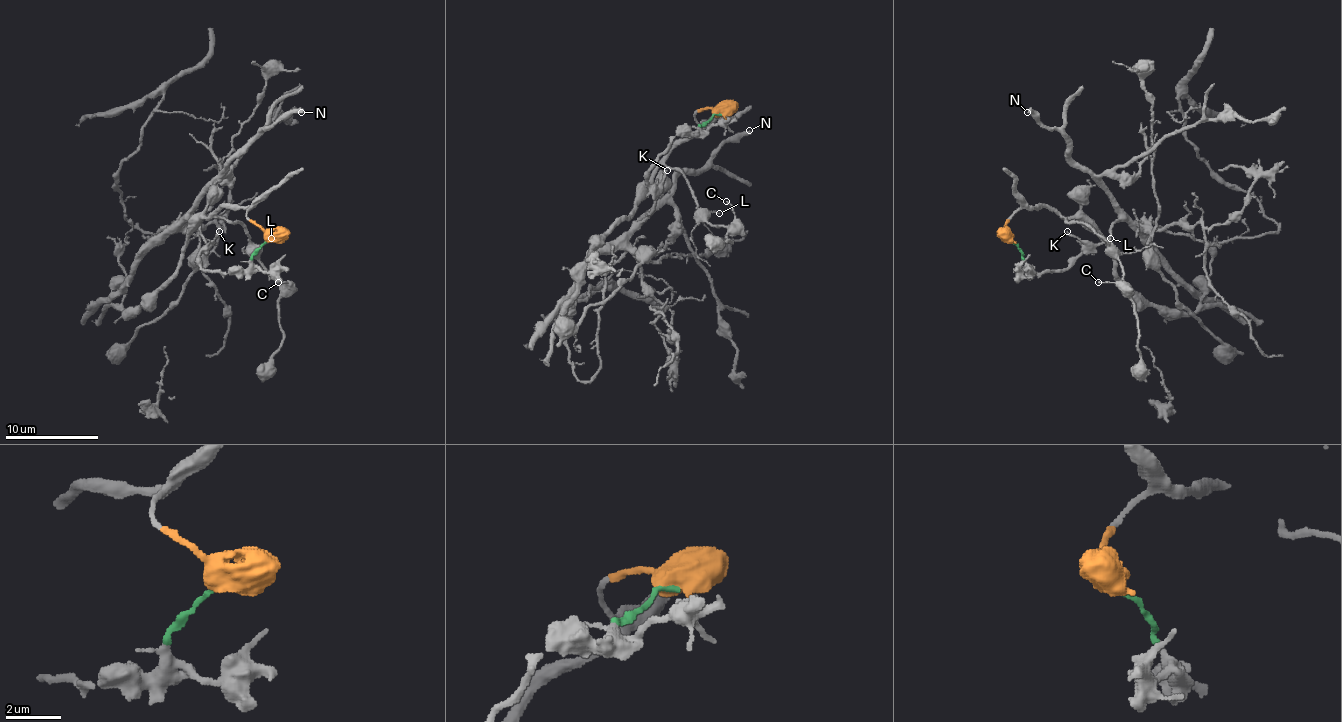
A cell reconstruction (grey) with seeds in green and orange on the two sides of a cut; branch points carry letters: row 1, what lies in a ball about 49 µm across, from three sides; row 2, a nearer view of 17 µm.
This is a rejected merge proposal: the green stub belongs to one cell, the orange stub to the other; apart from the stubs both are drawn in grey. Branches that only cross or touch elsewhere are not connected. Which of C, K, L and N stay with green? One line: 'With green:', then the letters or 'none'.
With green: K, N

